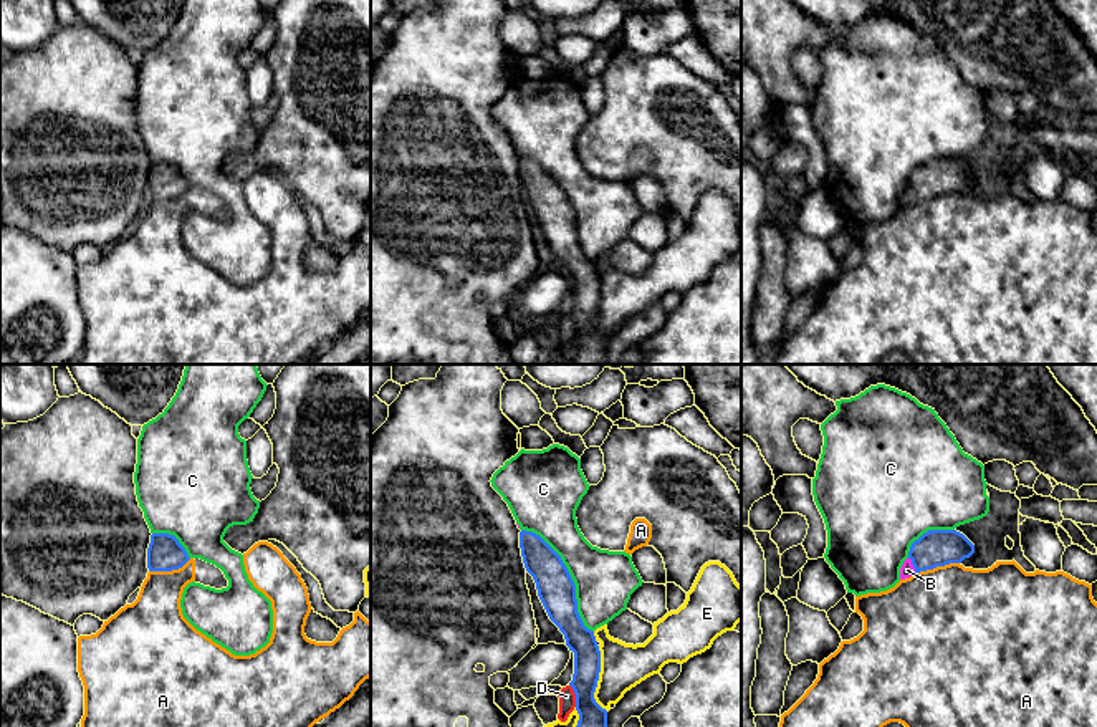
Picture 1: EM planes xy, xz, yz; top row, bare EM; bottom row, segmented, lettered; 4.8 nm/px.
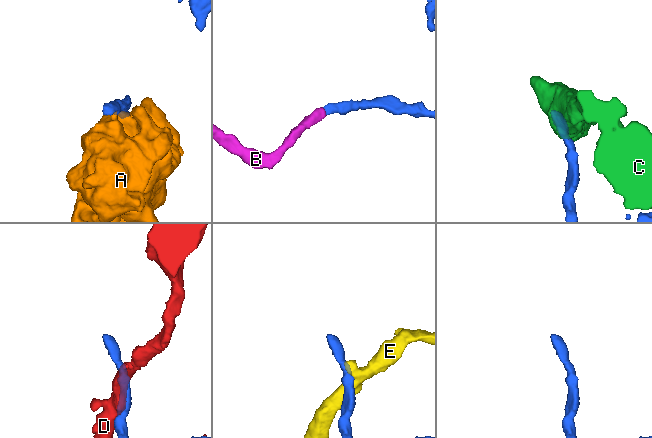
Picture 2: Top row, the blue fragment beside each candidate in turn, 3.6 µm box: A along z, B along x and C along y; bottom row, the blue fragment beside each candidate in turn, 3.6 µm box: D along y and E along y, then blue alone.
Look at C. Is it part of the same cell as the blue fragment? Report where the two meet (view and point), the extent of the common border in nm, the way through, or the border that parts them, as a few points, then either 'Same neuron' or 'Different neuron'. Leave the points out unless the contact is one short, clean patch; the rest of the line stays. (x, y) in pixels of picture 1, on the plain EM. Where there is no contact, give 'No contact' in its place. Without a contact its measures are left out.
Touches blue at xz (570, 206). Shared border 600 nm. Different neuron

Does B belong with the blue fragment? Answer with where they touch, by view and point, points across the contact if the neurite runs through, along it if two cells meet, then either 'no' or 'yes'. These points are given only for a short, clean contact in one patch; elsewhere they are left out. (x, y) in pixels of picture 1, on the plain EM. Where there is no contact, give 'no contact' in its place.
yz (912, 192) | across yz (934, 178), (912, 192), (907, 199) | yes

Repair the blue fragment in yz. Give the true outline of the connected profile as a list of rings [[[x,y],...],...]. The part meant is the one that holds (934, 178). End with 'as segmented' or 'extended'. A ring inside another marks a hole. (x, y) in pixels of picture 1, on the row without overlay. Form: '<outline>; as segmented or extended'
[[[928,159],[910,176],[908,187],[900,197],[900,209],[913,202],[950,192],[961,192],[975,182],[975,174],[956,159]]]; extended

